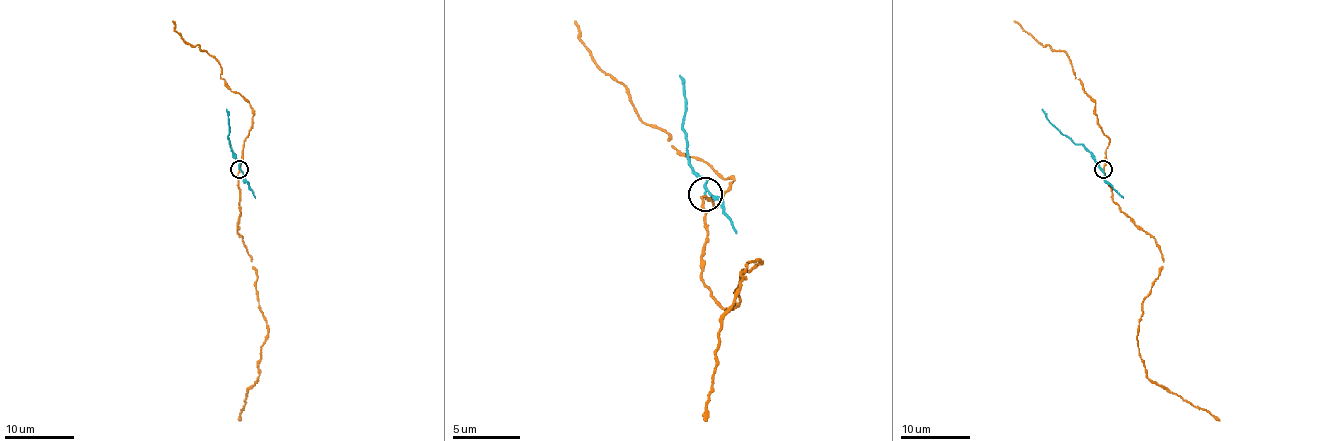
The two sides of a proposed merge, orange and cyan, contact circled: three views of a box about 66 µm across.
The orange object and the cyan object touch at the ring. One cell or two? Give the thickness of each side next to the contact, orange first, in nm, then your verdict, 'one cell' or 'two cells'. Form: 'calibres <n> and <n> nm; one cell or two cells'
calibres 150 and 150 nm; two cells

